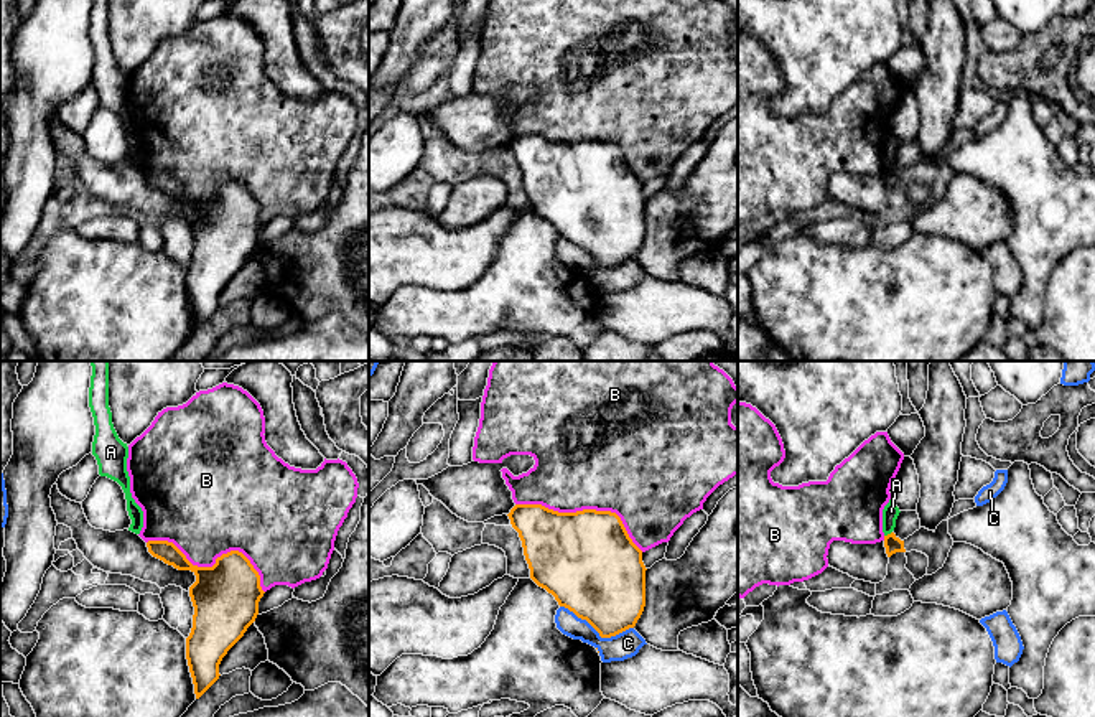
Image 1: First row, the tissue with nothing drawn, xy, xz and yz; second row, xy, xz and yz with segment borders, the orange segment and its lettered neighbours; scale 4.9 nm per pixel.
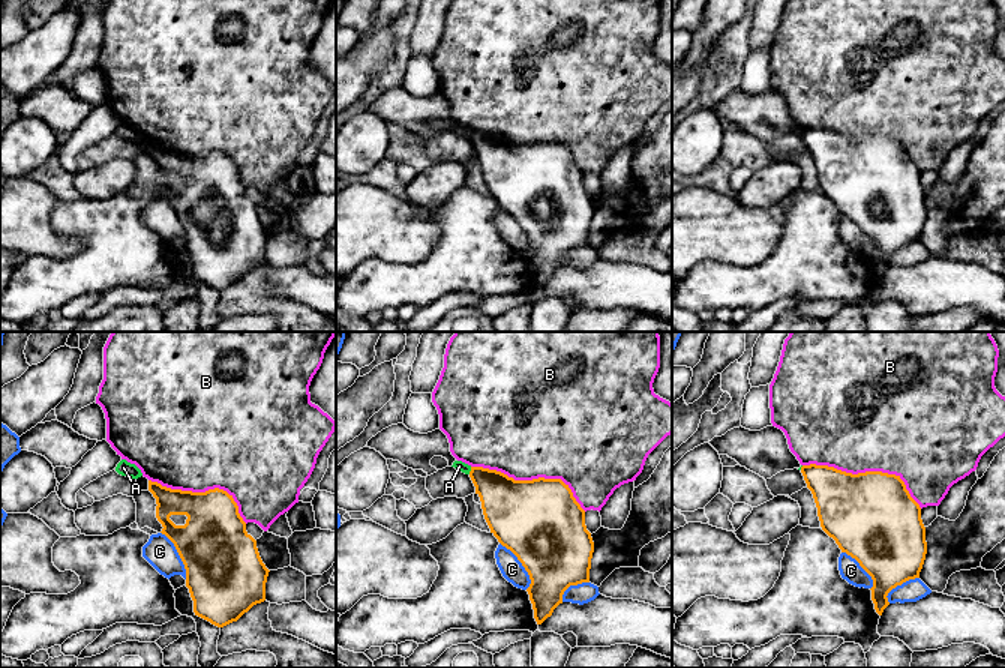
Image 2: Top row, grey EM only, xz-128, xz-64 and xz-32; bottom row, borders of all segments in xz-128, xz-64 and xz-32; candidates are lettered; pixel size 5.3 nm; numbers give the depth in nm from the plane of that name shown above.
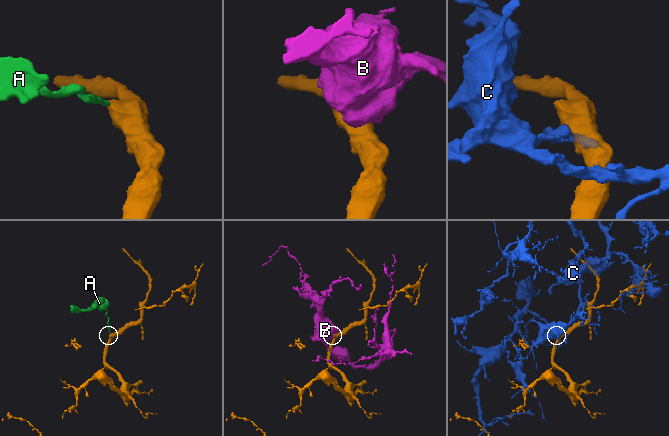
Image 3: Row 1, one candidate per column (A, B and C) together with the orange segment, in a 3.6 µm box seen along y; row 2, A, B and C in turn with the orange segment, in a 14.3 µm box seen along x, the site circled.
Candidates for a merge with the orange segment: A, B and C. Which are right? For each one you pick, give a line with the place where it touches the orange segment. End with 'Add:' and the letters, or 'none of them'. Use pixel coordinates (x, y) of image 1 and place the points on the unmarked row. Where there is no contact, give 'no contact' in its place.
Add: none of them

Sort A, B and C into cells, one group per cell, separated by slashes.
A / B / C

